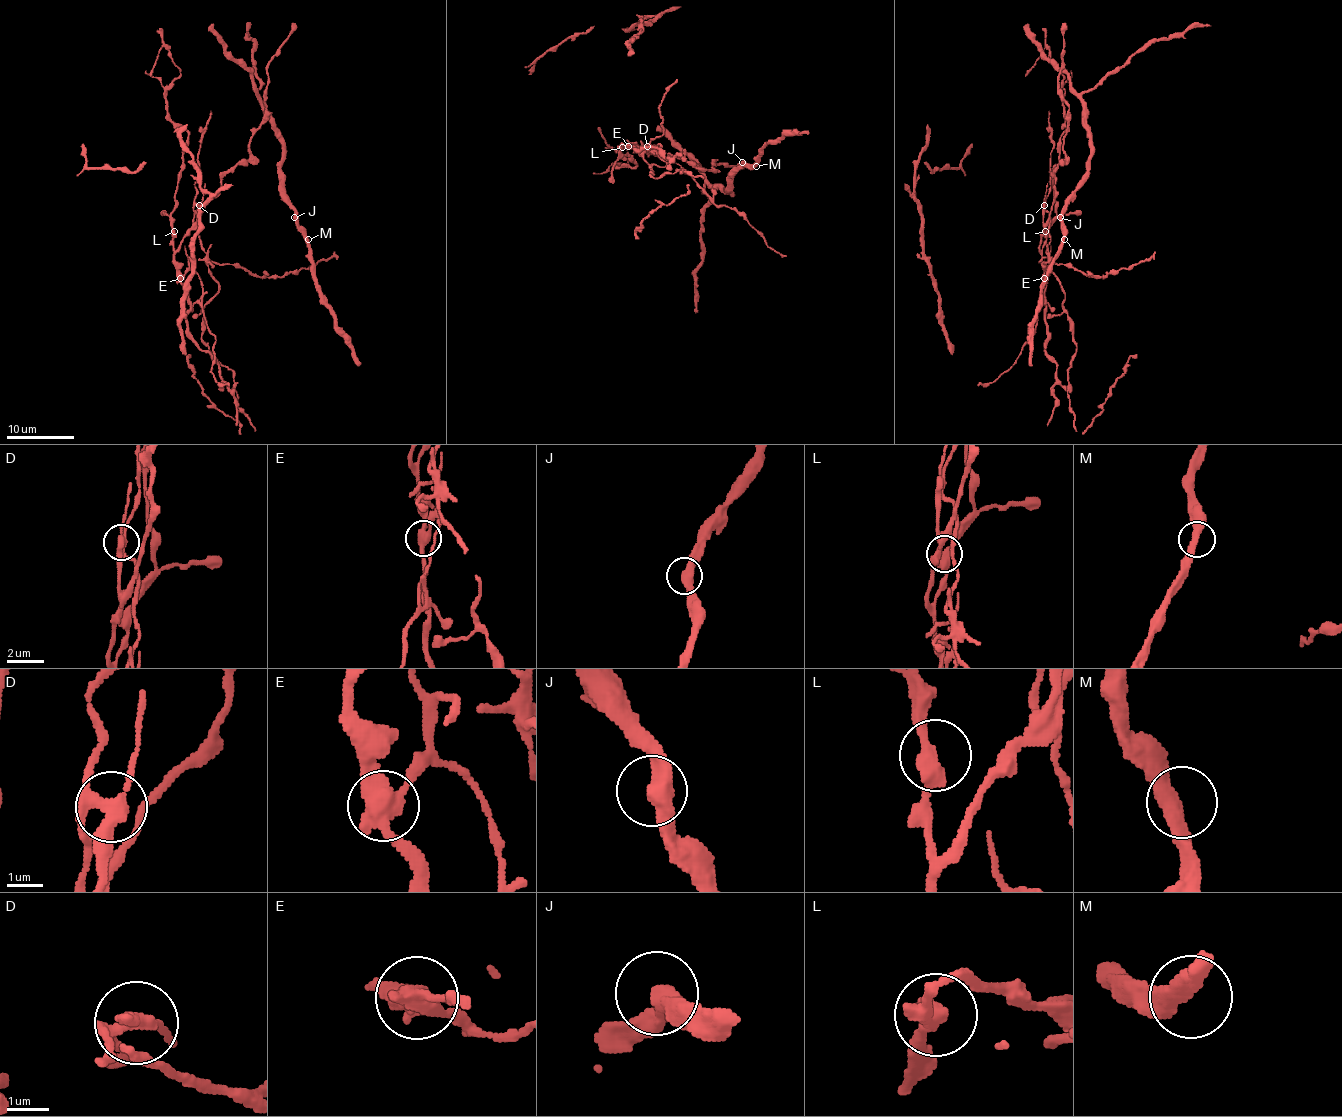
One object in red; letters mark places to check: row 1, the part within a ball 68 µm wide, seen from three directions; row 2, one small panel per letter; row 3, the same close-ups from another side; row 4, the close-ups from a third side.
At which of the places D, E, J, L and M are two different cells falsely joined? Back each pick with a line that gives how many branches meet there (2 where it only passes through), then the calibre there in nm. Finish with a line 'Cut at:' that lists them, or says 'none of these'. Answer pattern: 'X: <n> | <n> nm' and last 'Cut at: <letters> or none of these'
D: 4 | 320 nm
E: 3 | 400 nm
Cut at: D, E

